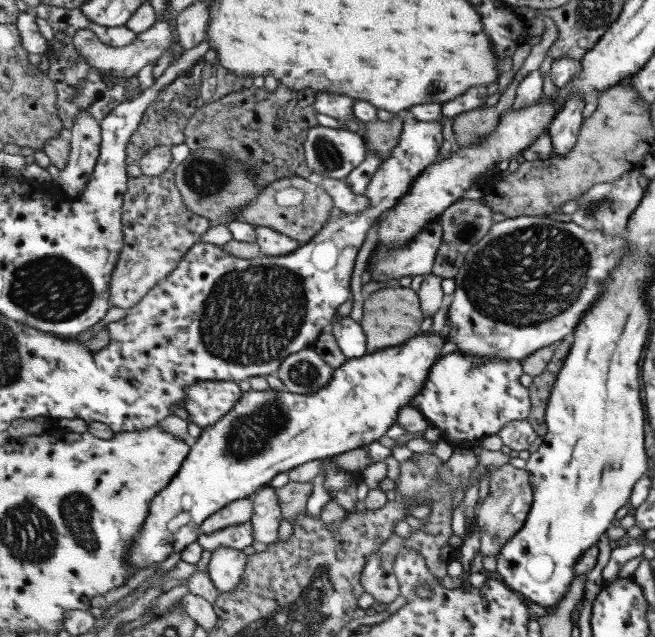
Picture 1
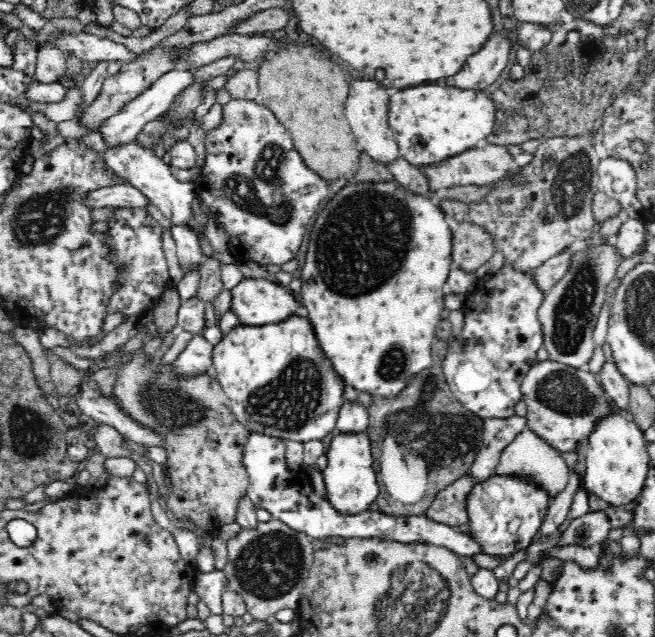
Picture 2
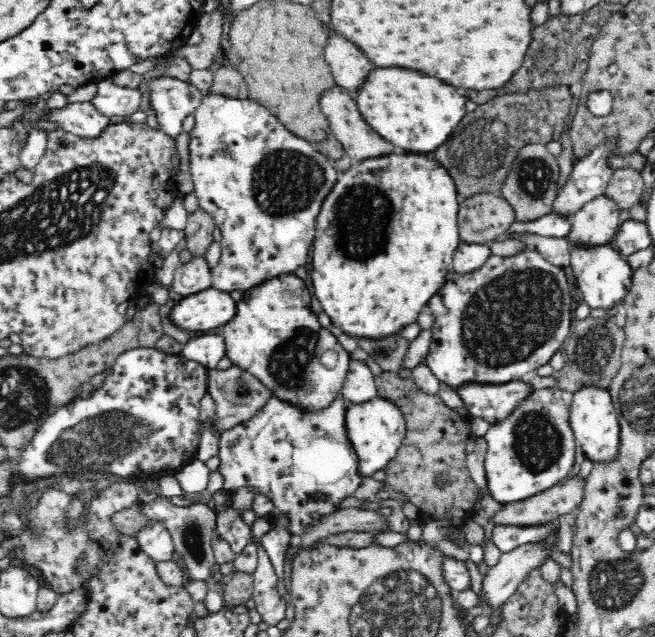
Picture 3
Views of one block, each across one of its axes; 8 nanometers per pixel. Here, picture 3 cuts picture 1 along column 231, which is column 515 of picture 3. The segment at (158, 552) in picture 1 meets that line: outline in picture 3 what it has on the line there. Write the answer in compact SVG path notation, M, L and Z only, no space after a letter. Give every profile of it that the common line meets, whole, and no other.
M546 387L535 390L532 391L530 398L520 403L520 406L507 419L490 425L485 434L488 443L484 463L486 487L488 487L488 494L502 503L502 506L531 499L532 496L555 487L569 476L574 466L577 446L569 423L568 401L567 392L560 388Z

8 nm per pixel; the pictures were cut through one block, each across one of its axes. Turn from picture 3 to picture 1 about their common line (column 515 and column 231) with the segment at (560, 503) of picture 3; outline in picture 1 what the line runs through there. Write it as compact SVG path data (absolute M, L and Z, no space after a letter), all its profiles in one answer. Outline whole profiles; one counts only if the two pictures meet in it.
M253 497L235 500L233 503L227 504L221 511L215 512L213 516L210 516L203 523L202 532L213 534L215 531L220 531L233 525L245 524L252 520L253 513Z

